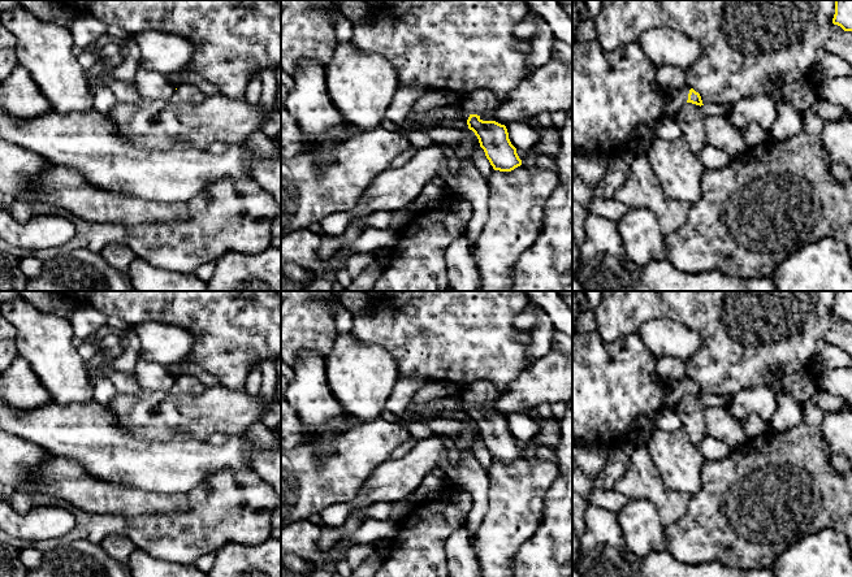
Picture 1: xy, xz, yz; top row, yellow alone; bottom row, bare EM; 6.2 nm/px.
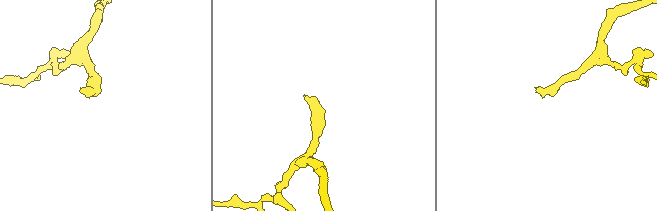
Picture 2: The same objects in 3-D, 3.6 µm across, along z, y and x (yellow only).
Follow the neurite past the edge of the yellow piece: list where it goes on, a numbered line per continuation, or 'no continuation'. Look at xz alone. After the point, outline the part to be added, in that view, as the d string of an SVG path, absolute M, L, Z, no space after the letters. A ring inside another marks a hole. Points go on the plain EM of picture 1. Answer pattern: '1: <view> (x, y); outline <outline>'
1: xz (483, 394); outline M475 381L466 385L459 396L466 407L477 405L480 408L490 408L494 405L499 394L493 383Z

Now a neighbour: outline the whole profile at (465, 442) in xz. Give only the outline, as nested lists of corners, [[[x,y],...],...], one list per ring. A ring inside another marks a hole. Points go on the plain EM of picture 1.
[[[470,420],[460,422],[462,431],[460,434],[450,442],[453,456],[455,457],[455,463],[462,454],[468,452],[473,454],[475,441],[477,439],[476,430],[477,428]]]

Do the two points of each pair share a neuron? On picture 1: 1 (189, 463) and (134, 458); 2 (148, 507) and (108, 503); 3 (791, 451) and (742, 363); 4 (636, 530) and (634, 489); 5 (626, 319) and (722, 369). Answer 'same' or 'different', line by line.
1: same
2: same
3: different
4: different
5: same

